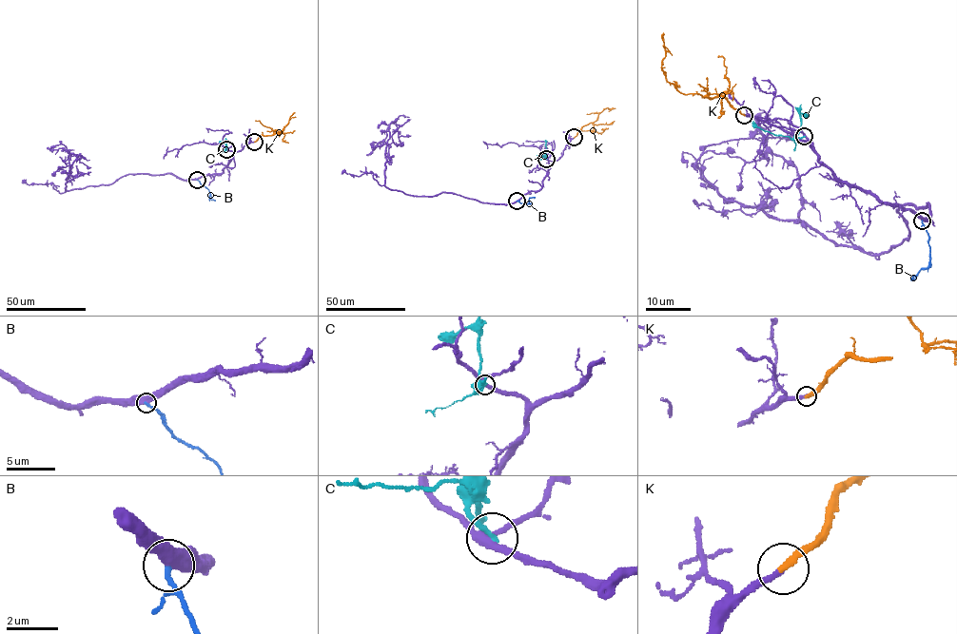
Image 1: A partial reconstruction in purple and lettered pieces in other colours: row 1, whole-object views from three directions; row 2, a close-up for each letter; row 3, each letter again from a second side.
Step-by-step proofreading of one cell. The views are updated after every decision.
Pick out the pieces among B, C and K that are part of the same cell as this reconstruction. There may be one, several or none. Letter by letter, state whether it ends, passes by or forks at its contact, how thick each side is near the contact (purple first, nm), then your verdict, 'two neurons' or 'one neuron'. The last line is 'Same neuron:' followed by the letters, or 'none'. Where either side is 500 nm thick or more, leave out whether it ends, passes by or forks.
B: it ends; calibres 480 and 200 nm; two neurons
C: it ends; calibres 320 and 200 nm; two neurons
K: it ends; calibres 260 and 280 nm; one neuron
Same neuron: K

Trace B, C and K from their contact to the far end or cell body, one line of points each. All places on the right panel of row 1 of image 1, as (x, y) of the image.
B: (922, 220), (929, 238), (929, 264), (910, 279)
C: (804, 137), (772, 134), (751, 123)
K: (744, 114), (723, 97), (684, 94), (667, 80), (661, 67), (665, 57), (663, 32)

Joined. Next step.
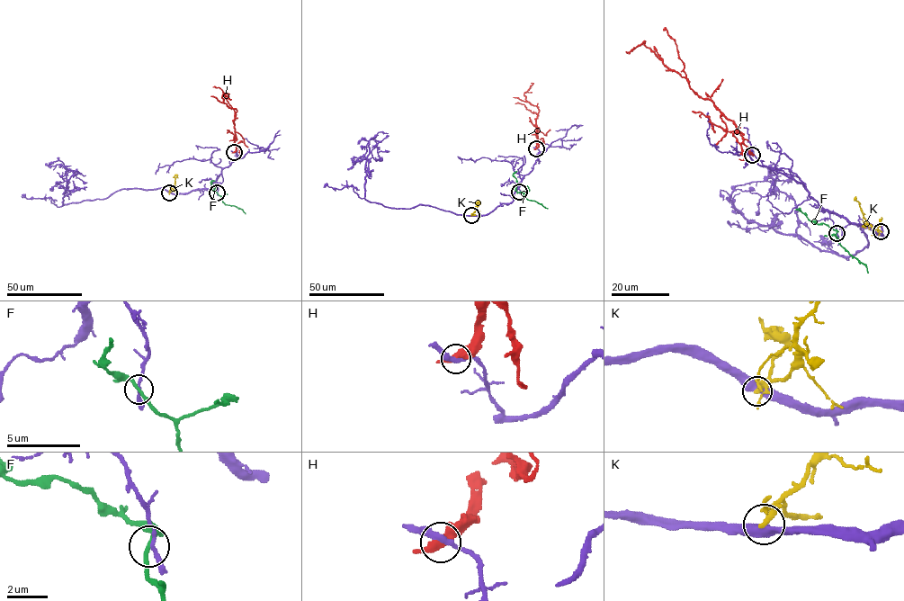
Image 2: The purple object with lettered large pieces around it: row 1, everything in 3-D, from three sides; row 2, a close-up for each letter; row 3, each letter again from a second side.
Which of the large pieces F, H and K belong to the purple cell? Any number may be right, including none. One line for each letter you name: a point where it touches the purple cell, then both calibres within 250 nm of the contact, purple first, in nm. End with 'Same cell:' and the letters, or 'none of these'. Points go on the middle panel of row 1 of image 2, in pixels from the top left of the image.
Same cell: none of these

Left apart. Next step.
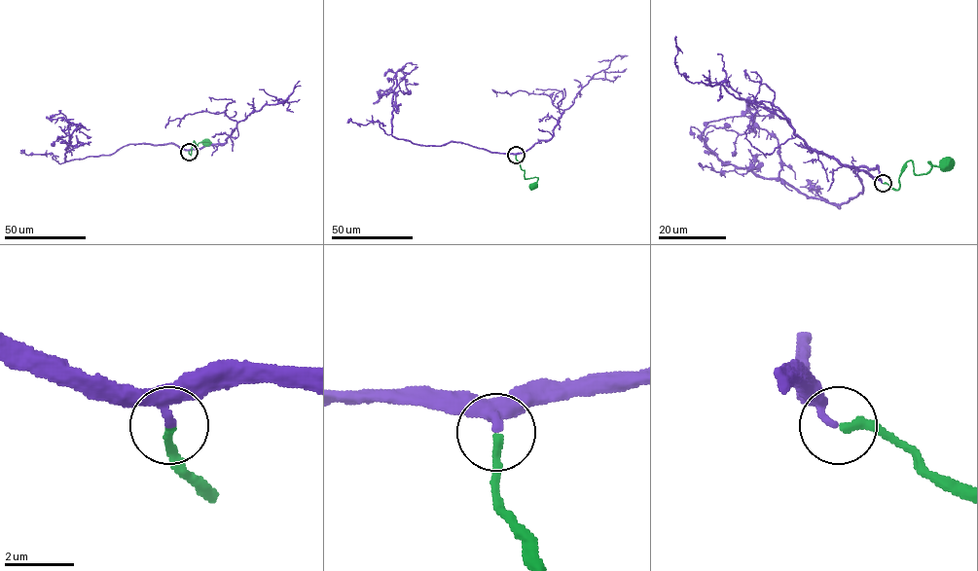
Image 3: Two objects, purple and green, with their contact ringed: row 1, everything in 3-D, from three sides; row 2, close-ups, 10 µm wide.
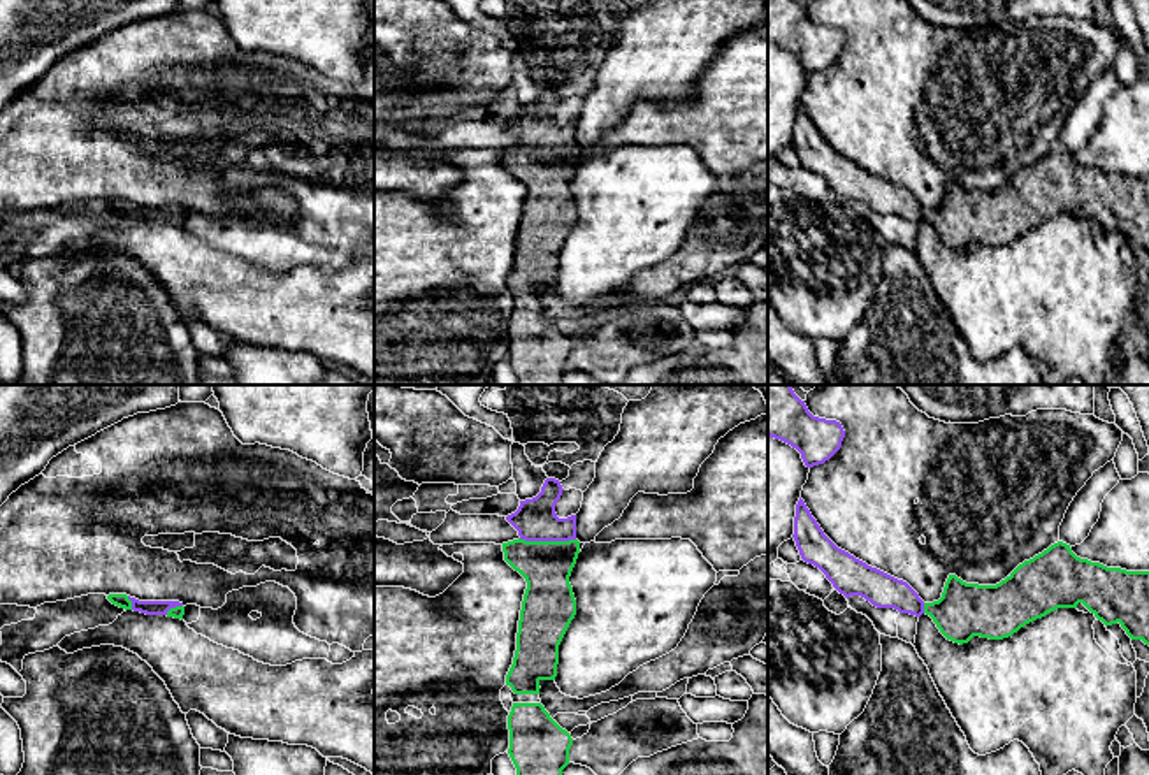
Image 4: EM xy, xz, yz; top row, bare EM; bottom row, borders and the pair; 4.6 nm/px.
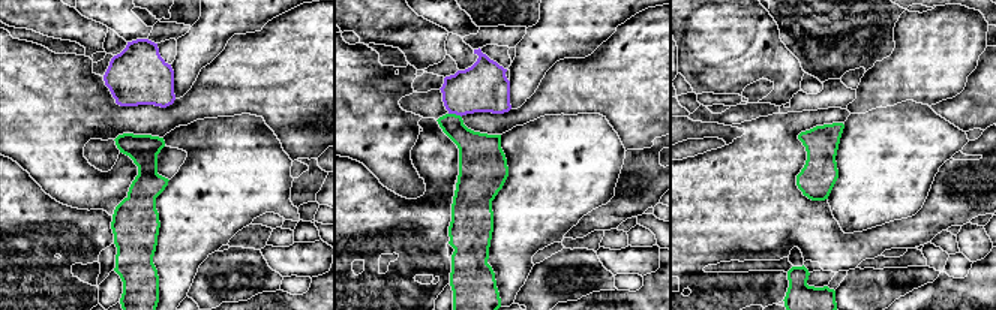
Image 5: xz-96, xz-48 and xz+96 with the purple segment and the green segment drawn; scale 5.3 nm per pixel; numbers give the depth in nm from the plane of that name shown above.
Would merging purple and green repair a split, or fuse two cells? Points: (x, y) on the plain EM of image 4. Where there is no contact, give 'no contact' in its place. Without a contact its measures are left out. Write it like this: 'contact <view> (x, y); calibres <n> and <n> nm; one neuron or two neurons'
contact xz (547, 146); calibres 190 and 220 nm; one neuron

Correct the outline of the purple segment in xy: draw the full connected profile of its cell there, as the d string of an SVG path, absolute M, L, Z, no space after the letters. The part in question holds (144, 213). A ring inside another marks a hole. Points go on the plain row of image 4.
M109 200L107 206L119 214L141 218L146 221L167 221L181 227L184 221L184 213L179 207L139 207L126 200Z

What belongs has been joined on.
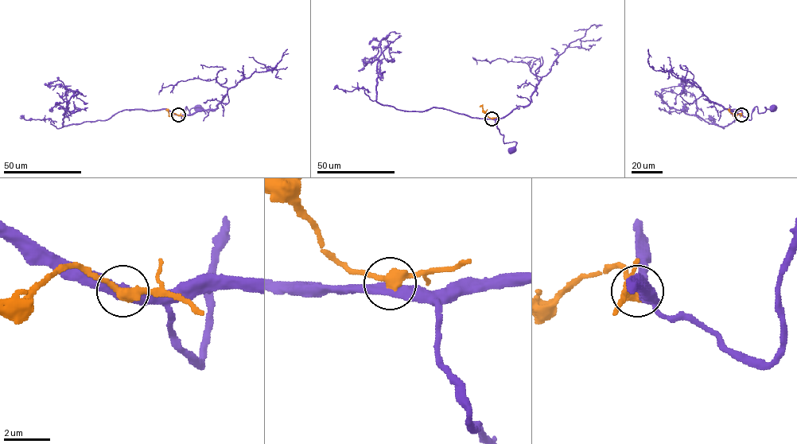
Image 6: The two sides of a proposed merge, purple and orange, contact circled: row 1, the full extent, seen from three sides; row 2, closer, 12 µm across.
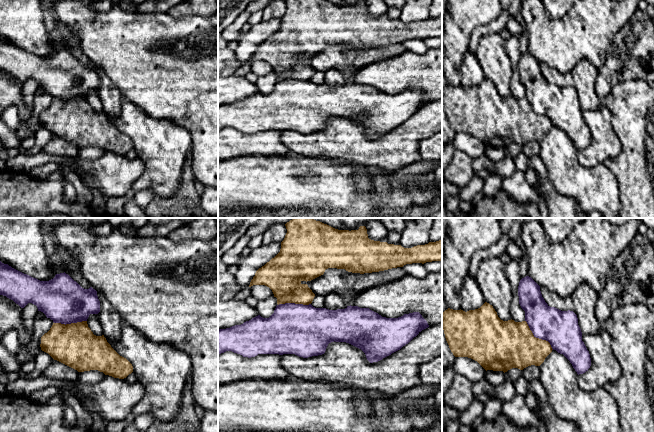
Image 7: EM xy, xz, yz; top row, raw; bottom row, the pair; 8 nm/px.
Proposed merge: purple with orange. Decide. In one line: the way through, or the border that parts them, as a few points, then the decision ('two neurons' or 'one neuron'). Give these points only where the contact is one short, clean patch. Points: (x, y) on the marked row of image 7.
two neurons

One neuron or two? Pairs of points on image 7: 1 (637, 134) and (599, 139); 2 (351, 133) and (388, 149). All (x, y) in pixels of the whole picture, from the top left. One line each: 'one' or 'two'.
1: two
2: one

